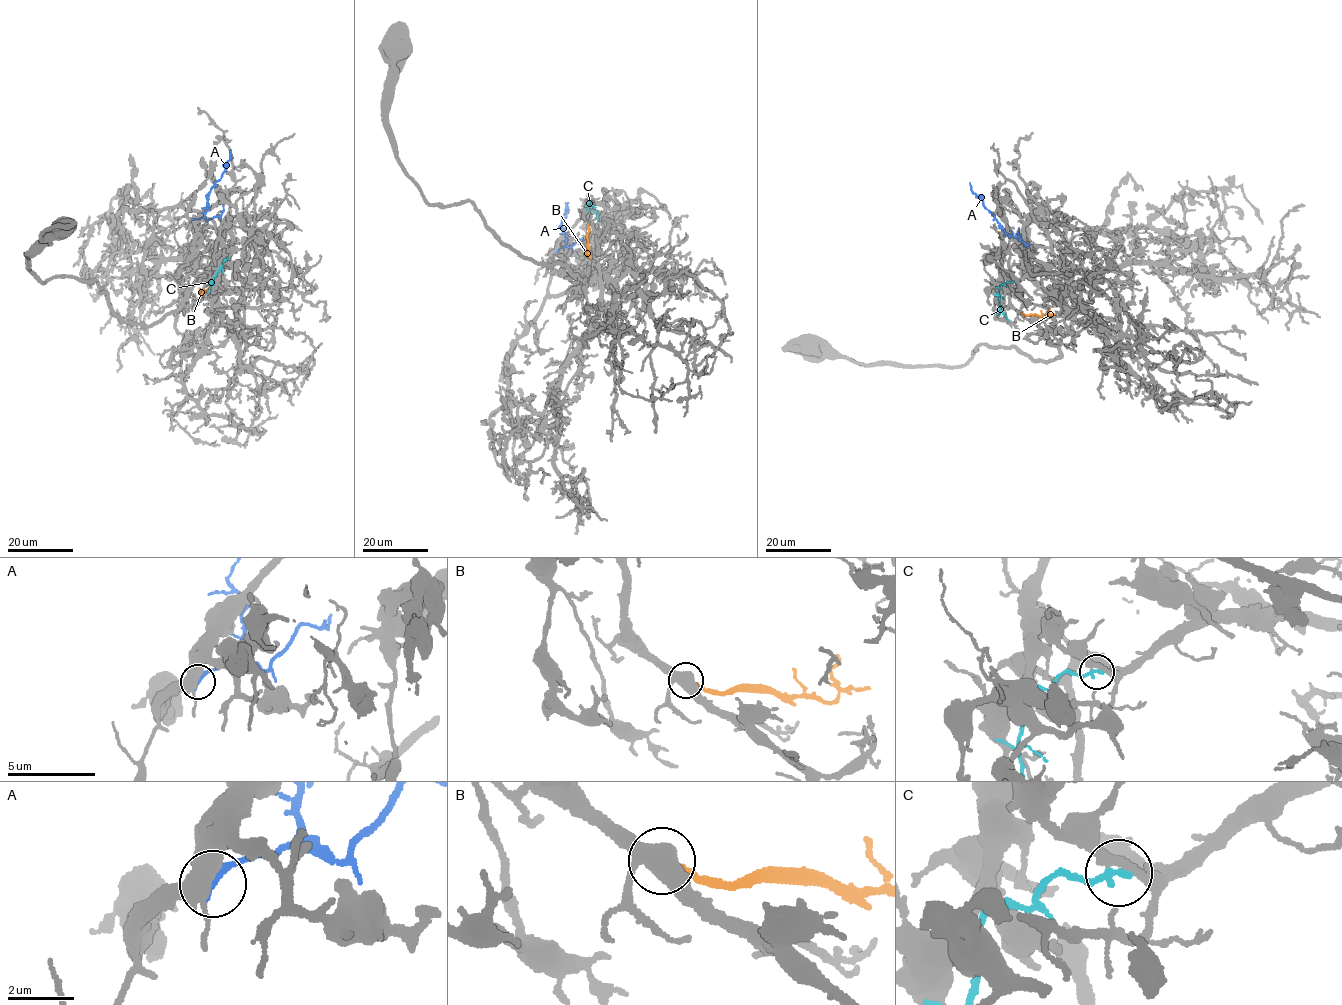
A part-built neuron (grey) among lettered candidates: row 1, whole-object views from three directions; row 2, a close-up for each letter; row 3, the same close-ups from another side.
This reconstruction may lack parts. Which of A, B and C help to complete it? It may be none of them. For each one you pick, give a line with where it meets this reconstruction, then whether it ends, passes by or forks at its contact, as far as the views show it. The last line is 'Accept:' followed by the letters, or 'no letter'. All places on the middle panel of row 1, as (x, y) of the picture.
B: Touches grey at (589, 224). It ends there
Accept: B

